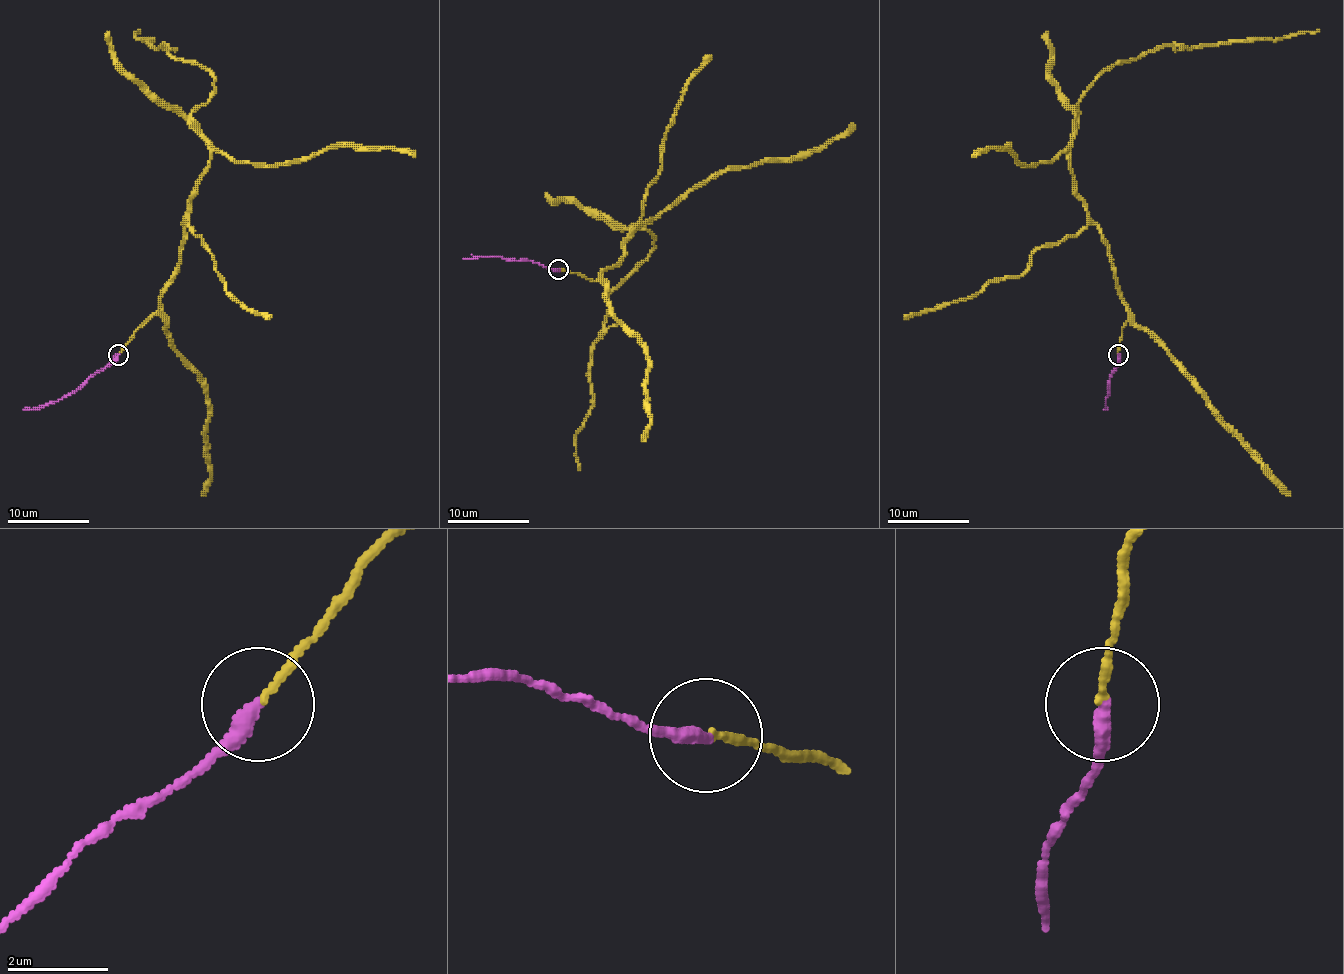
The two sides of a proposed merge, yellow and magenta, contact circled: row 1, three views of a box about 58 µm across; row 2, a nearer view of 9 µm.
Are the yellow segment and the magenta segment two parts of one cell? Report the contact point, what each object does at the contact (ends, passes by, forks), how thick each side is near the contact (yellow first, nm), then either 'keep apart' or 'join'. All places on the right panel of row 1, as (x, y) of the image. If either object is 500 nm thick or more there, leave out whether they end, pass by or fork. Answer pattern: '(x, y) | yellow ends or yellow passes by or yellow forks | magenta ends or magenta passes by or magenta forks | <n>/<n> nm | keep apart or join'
(1118, 354) | yellow ends | magenta ends | 150/320 nm | join

